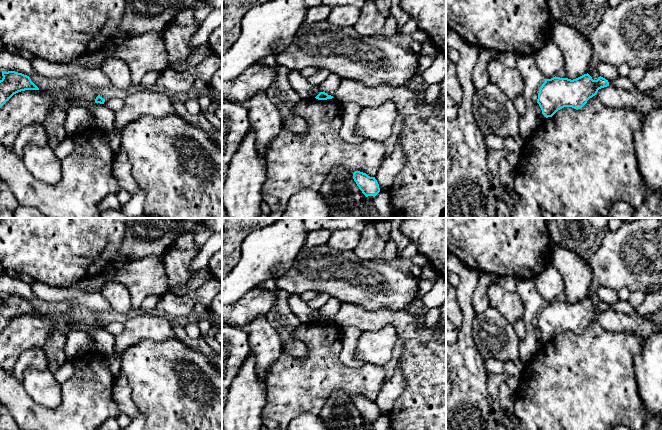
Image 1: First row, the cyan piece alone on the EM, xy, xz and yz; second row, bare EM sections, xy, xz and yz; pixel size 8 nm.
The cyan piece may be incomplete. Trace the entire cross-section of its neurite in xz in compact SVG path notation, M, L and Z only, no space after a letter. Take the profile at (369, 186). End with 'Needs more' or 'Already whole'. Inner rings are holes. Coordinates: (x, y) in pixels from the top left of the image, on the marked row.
M355 171L353 173L353 179L366 197L375 197L380 192L379 184L375 177L370 177L366 173Z. Already whole

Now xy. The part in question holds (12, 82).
M15 71L2 72L0 80L0 108L16 93L25 90L39 90L30 77Z. Already whole

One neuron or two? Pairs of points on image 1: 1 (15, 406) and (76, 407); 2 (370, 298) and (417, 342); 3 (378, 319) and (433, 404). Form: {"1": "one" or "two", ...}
{"1": "one", "2": "two", "3": "one"}

